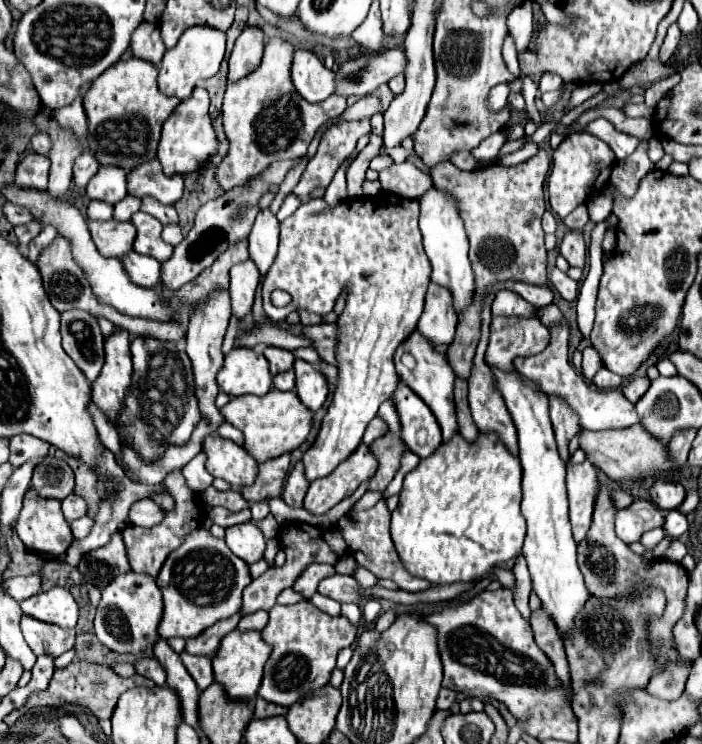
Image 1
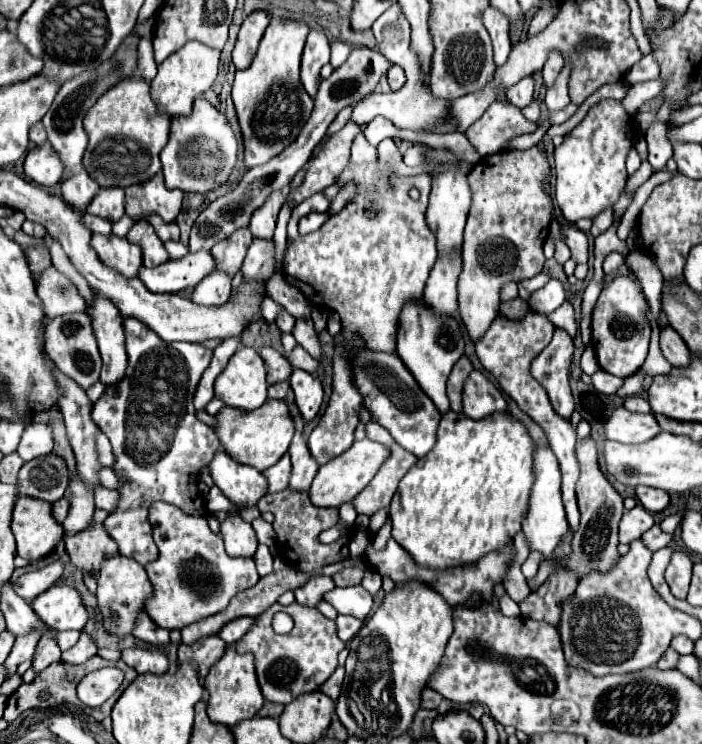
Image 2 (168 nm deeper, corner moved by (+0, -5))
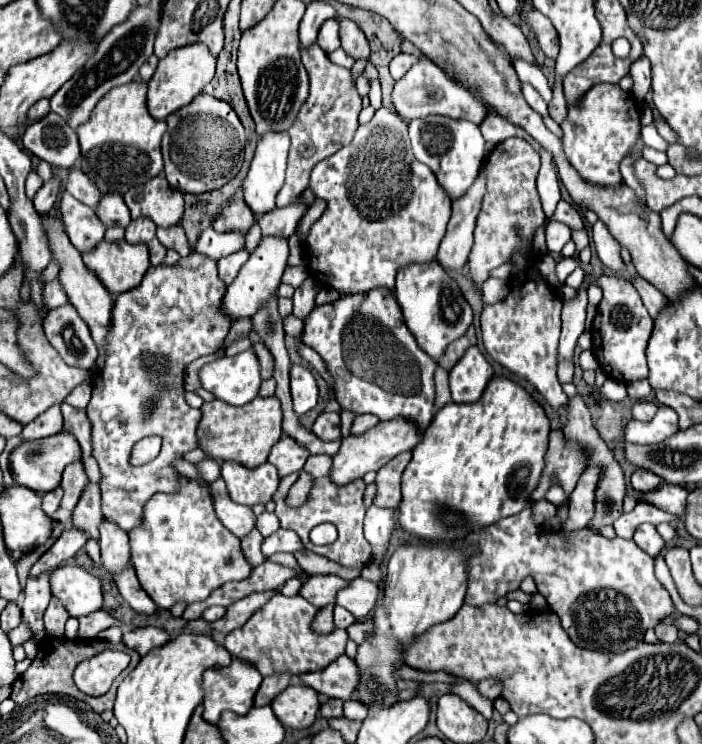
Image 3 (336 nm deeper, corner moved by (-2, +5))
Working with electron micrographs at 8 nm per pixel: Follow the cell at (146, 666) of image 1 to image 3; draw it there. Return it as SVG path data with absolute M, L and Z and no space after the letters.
M148 626L148 628L138 628L138 630L126 632L126 634L122 636L124 646L136 650L140 656L146 656L150 650L164 646L168 640L170 640L170 636L168 636L164 630L152 628L152 626Z

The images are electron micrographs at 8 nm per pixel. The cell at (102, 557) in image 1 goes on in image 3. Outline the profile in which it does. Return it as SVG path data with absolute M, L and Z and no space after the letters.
M88 484L86 492L82 494L82 500L78 502L78 508L74 508L72 524L74 528L82 530L88 538L98 540L100 536L100 522L104 520L102 508L100 508L100 488L98 484Z

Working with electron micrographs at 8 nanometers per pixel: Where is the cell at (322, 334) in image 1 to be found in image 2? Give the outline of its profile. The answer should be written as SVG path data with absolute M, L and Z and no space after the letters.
M298 318L294 328L292 328L292 336L296 338L296 342L312 356L312 358L320 358L320 342L316 338L316 330L312 324L312 318Z

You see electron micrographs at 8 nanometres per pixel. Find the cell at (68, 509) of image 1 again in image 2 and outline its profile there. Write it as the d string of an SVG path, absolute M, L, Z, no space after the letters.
M66 498L52 504L52 516L54 516L56 522L64 522L66 514L68 514L68 500Z

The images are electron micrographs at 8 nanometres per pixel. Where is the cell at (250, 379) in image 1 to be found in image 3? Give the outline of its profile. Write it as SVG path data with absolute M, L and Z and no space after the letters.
M252 348L236 356L224 356L200 370L202 388L210 390L218 400L242 406L258 396L262 378L260 362Z

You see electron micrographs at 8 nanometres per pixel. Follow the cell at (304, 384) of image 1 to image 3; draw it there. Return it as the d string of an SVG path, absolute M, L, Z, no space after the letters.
M294 364L290 370L290 388L292 388L292 400L296 414L304 414L312 410L318 402L318 384L312 372L302 366Z

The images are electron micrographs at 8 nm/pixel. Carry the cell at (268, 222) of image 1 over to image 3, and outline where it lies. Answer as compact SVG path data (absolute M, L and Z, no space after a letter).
M270 134L258 142L252 166L242 184L244 200L258 216L270 212L276 206L276 194L284 184L288 148L288 134Z

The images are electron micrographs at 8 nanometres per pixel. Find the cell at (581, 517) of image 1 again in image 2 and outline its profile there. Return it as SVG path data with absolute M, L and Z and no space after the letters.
M528 312L522 320L508 320L504 316L496 316L494 322L490 324L488 332L484 334L484 338L480 338L480 342L476 342L476 354L482 362L482 366L498 380L502 390L510 398L516 400L520 410L524 410L534 422L538 422L544 428L550 448L556 454L558 466L562 472L562 502L564 502L566 518L568 518L570 528L578 530L580 512L578 512L576 490L574 490L578 472L580 472L575 456L576 428L570 424L570 420L560 418L560 414L556 414L556 410L552 410L546 390L530 374L532 358L536 358L550 344L554 330L556 330L556 326L544 314L538 314L538 312Z

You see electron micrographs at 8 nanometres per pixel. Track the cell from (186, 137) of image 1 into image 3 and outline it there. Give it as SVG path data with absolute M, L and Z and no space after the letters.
M198 94L192 104L180 108L166 118L168 130L162 138L164 174L172 188L190 194L202 194L222 188L230 182L244 160L244 128L232 106L210 94Z

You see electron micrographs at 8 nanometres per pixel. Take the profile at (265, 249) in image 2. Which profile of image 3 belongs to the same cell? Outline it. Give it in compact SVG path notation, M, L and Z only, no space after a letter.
M296 200L294 204L286 208L274 208L272 212L266 212L258 218L258 224L262 228L262 236L276 236L286 240L294 234L300 218L306 214L306 206Z

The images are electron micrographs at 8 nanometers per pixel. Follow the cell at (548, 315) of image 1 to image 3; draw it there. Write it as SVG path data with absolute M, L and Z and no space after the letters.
M578 294L572 302L562 308L562 336L558 344L558 360L572 360L578 336L584 332L586 320L586 296Z

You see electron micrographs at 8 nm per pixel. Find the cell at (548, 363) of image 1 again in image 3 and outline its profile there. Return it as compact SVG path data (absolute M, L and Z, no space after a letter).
M660 406L650 422L640 422L636 418L628 420L624 436L628 442L634 444L658 444L676 430L678 430L678 414L672 408Z

